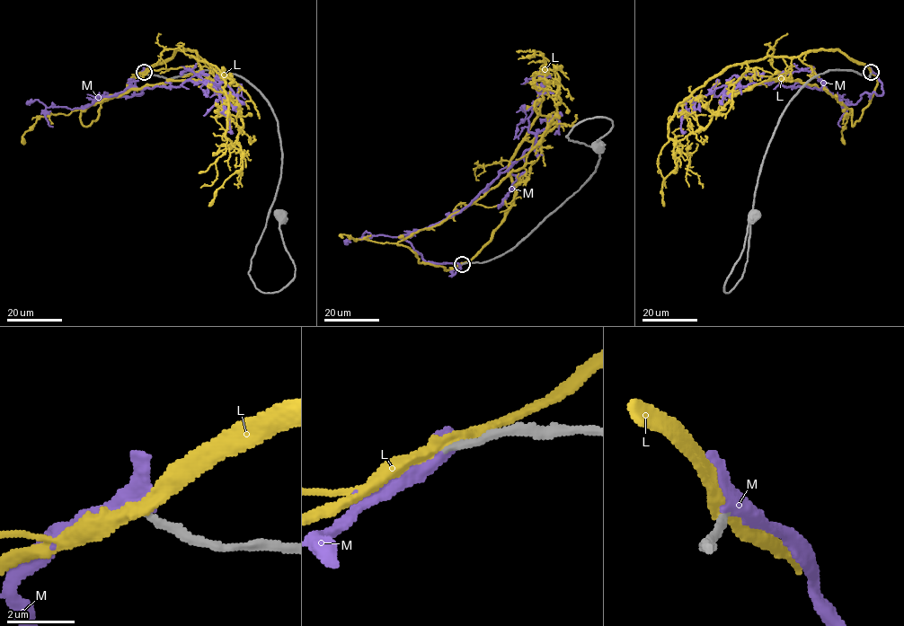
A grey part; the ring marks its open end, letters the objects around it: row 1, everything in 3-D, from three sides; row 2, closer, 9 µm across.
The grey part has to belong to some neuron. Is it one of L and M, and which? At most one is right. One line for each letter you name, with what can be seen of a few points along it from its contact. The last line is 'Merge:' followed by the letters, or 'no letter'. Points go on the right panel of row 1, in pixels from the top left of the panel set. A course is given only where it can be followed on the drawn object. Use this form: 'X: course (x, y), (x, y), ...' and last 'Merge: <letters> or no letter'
M: course (871, 72), (883, 93), (865, 92), (843, 107), (825, 87), (731, 82), (686, 110), (680, 125), (686, 132)
Merge: M

